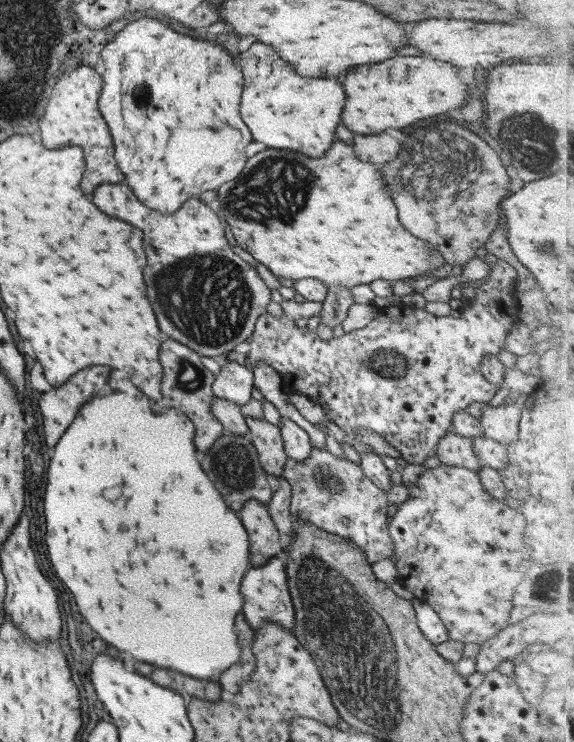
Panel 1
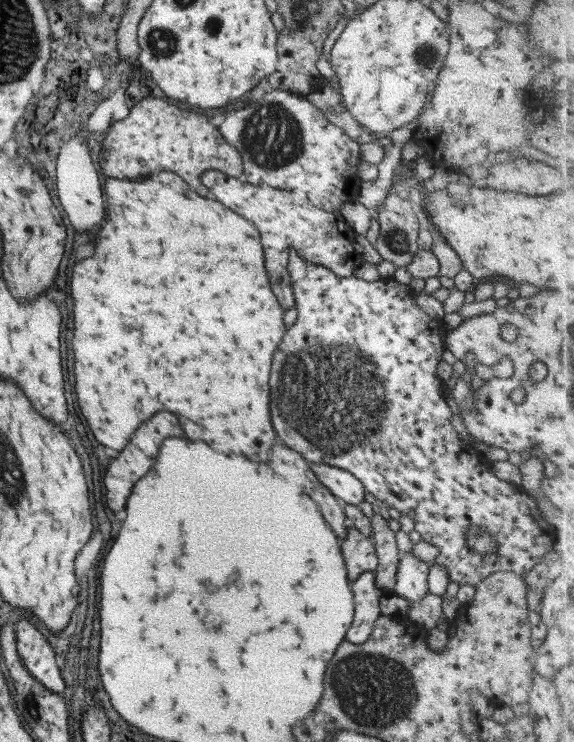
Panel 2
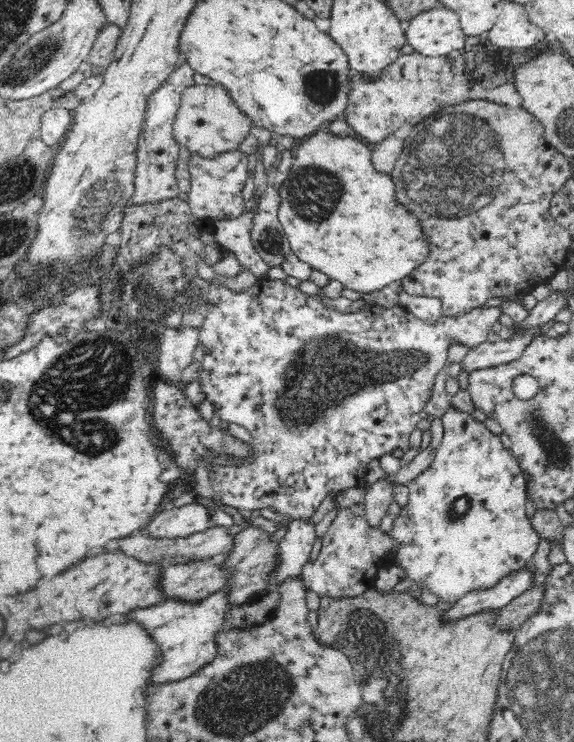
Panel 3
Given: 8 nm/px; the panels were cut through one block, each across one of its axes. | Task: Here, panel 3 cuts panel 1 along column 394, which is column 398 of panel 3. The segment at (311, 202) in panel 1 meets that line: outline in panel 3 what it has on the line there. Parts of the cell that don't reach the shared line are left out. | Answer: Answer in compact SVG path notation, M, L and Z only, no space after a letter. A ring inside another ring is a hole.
M318 130L297 141L293 149L293 163L286 178L281 179L278 220L294 253L312 269L322 272L331 280L368 294L400 282L429 255L429 244L420 230L418 220L408 214L394 200L394 182L388 172L372 168L371 146L355 135L334 135Z

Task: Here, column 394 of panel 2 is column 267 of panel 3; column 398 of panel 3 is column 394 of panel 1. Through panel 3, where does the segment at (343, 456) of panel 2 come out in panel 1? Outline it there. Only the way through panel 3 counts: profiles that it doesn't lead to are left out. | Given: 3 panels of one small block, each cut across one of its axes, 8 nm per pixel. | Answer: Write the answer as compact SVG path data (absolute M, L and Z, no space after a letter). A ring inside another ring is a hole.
M498 259L496 263L491 263L489 275L486 277L486 280L484 280L484 283L476 288L473 301L468 308L465 308L463 316L436 316L427 312L425 309L413 309L411 306L401 304L388 306L378 312L364 328L353 330L352 332L345 332L340 338L337 336L332 337L329 342L320 339L314 331L310 331L307 327L299 328L294 322L295 320L291 317L283 314L277 318L266 311L262 316L257 318L245 366L253 370L253 366L257 365L260 359L264 359L266 362L270 363L272 368L275 368L281 374L286 394L289 392L300 392L300 394L304 394L307 398L314 400L314 402L318 402L322 410L324 410L327 420L334 422L334 424L345 431L348 436L353 437L355 434L355 436L358 437L358 429L360 427L372 430L375 434L384 438L392 448L399 450L404 461L407 461L408 464L422 464L427 458L430 458L430 456L435 456L437 442L442 436L446 436L446 434L451 431L454 414L458 414L458 412L462 412L462 410L468 408L470 403L477 402L488 404L500 389L500 385L490 382L489 379L482 374L481 362L482 359L489 356L489 354L491 354L491 356L497 356L497 354L505 348L507 334L519 321L520 316L518 312L520 311L521 303L519 302L520 295L516 290L516 286L518 285L517 280L517 273L514 267L503 259Z

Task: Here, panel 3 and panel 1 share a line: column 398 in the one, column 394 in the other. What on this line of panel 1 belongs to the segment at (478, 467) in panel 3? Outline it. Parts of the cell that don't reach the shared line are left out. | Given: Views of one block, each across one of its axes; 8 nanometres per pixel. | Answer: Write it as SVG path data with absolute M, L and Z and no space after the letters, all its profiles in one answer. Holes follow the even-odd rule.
M441 465L434 469L428 469L418 477L416 482L408 484L406 488L409 492L408 498L399 504L396 513L390 518L390 522L387 522L390 537L394 541L393 553L389 558L394 561L396 570L398 571L398 581L406 590L412 592L417 599L427 602L437 612L440 620L447 628L450 640L480 645L496 637L500 633L500 630L508 626L515 587L523 580L524 573L529 567L527 564L529 551L526 550L526 542L518 540L518 538L522 538L522 534L525 534L524 528L526 528L526 524L524 524L524 515L520 510L506 505L505 501L494 498L484 488L478 472L461 467Z

